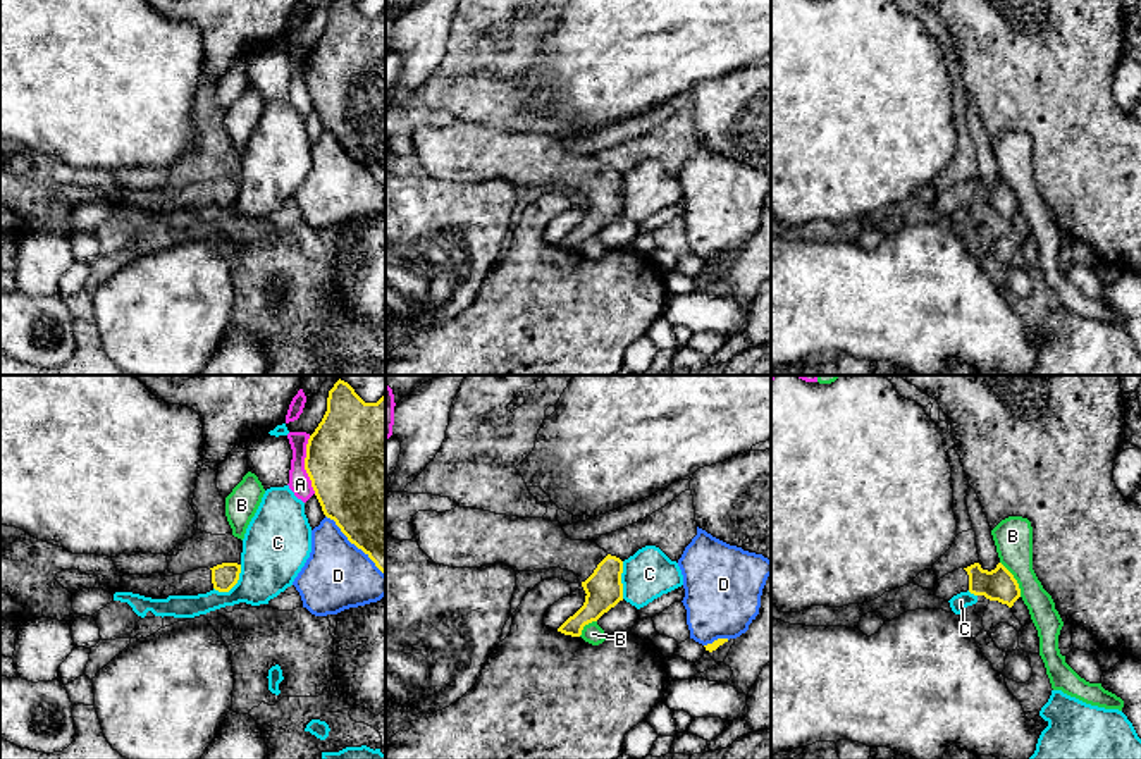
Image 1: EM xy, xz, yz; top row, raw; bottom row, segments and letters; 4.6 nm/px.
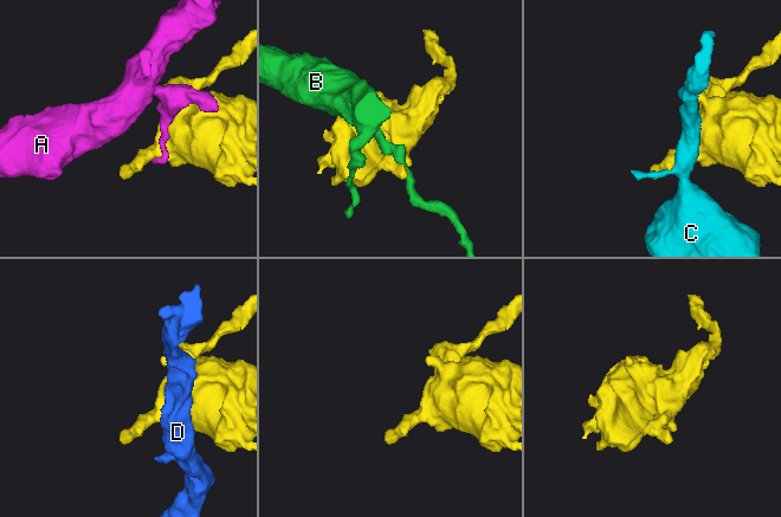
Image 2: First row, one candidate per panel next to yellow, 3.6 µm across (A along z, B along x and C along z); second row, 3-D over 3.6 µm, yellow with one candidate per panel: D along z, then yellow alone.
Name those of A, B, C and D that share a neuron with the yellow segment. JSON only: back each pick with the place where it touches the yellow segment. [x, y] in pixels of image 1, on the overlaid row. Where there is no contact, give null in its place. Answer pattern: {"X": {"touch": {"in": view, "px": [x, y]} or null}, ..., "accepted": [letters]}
{"accepted": []}

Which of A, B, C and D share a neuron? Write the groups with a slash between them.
A / B / C / D

